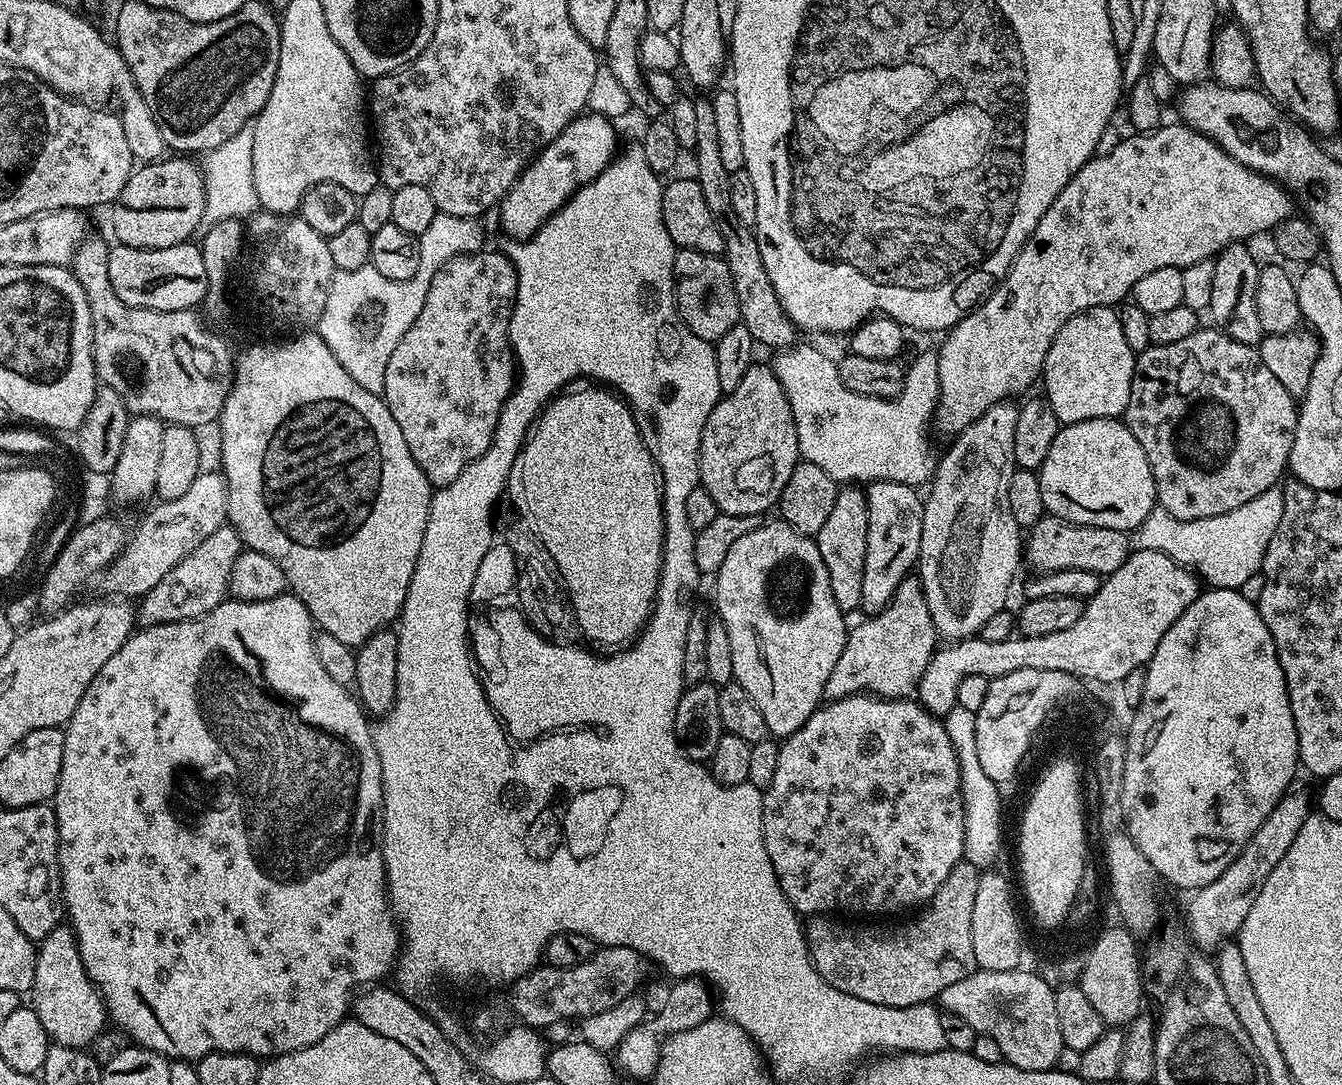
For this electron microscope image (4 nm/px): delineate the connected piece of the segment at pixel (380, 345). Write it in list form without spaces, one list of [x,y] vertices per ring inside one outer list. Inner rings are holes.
[[[437,212],[434,222],[418,239],[420,241],[420,265],[418,274],[409,280],[391,280],[378,274],[370,262],[358,270],[336,272],[326,294],[326,310],[318,325],[318,335],[334,350],[334,358],[342,362],[342,370],[362,386],[362,390],[383,393],[386,386],[386,362],[394,354],[394,346],[402,342],[402,334],[414,326],[414,318],[422,314],[422,302],[426,302],[426,290],[434,274],[454,256],[469,256],[485,247],[484,228],[475,216],[458,218],[454,214]]]

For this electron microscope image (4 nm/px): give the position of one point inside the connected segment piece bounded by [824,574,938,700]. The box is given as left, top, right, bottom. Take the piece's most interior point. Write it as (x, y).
(886, 655)

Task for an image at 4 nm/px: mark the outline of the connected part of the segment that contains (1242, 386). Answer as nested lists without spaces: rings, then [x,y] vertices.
[[[1215,326],[1197,327],[1194,334],[1182,338],[1179,342],[1169,344],[1152,344],[1145,352],[1136,357],[1134,382],[1130,386],[1130,402],[1123,414],[1123,421],[1128,425],[1130,434],[1138,438],[1138,446],[1146,454],[1150,462],[1150,470],[1156,483],[1156,502],[1166,510],[1166,514],[1174,514],[1179,520],[1196,520],[1214,518],[1218,514],[1228,514],[1230,510],[1238,510],[1250,498],[1258,498],[1266,490],[1277,487],[1281,483],[1280,475],[1285,475],[1290,446],[1294,446],[1294,430],[1296,429],[1297,401],[1287,392],[1285,386],[1274,378],[1274,373],[1266,366],[1260,357],[1259,347],[1242,342],[1234,342],[1224,332]]]

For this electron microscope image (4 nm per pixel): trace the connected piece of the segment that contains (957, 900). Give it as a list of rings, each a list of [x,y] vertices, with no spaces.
[[[967,860],[957,863],[950,872],[946,882],[939,887],[939,889],[929,900],[927,906],[921,909],[918,915],[912,922],[904,922],[892,928],[844,928],[840,930],[840,926],[836,922],[832,922],[831,917],[825,915],[818,915],[811,917],[805,925],[805,936],[807,938],[808,953],[811,954],[812,964],[818,970],[819,976],[824,981],[829,982],[830,986],[834,986],[836,990],[841,990],[842,993],[850,994],[851,997],[861,998],[866,1002],[872,1002],[874,1005],[894,1006],[894,1007],[910,1007],[911,1005],[918,1005],[929,1003],[939,997],[939,994],[948,986],[954,985],[955,982],[960,982],[962,979],[968,977],[974,972],[976,967],[976,959],[974,958],[974,946],[971,941],[971,915],[974,912],[975,895],[978,894],[978,882],[980,881],[979,867]]]

